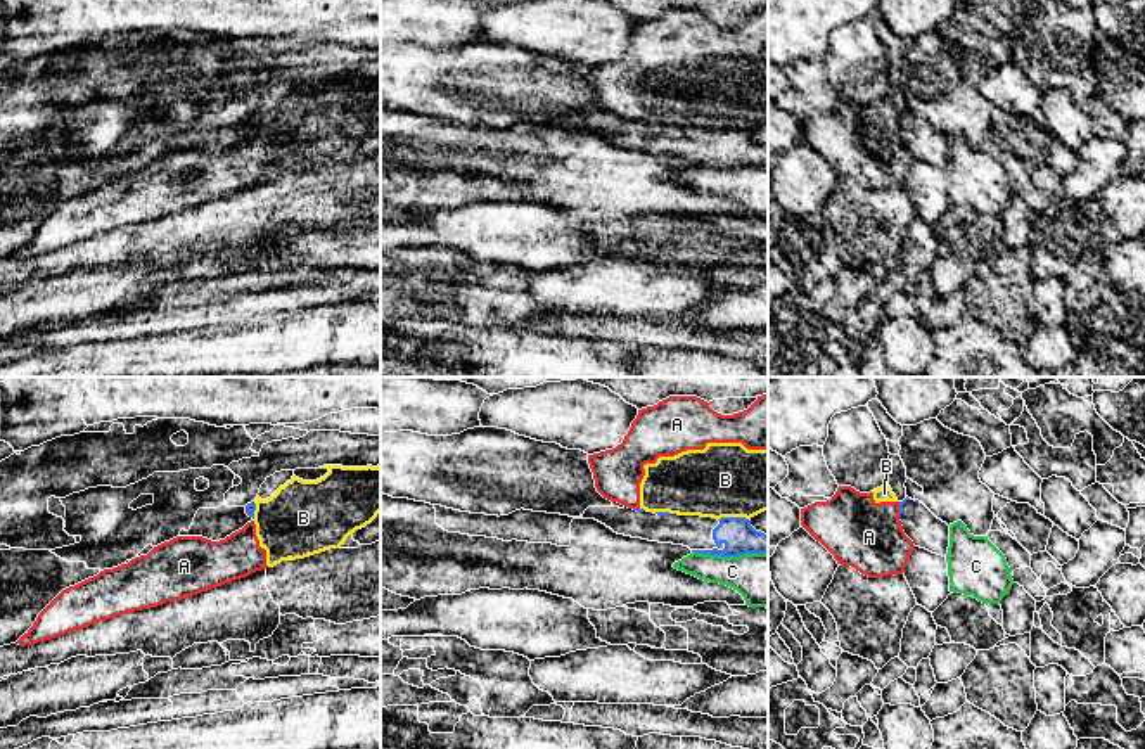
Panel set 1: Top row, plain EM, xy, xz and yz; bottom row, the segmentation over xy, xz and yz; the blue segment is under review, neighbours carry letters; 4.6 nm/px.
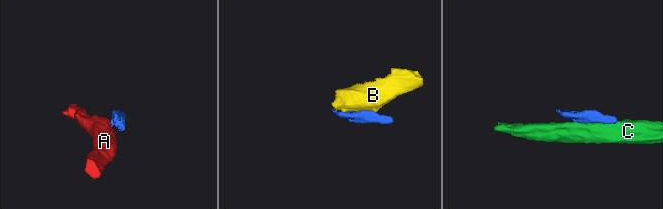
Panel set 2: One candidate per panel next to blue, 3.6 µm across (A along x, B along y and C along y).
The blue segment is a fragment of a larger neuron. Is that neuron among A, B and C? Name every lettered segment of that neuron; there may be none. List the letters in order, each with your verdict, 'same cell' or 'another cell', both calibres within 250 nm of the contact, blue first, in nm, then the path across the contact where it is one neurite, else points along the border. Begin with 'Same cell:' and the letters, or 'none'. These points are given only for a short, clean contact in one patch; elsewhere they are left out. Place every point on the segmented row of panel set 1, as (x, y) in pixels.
Same cell: none
A: another cell; 20 nm thick on the blue side, 320 nm on the other; border along yz (898, 502), (900, 516)
B: another cell; 160 nm thick on the blue side, 360 nm on the other
C: another cell; 160 nm thick on the blue side, 260 nm on the other

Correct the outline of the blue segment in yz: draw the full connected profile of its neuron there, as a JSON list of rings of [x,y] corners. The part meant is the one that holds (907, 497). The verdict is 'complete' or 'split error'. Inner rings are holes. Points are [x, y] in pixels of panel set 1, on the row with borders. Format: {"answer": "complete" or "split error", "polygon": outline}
{"answer": "split error", "polygon": [[[905,498],[899,502],[899,521],[905,535],[915,547],[946,557],[950,526],[937,519],[922,502]]]}

